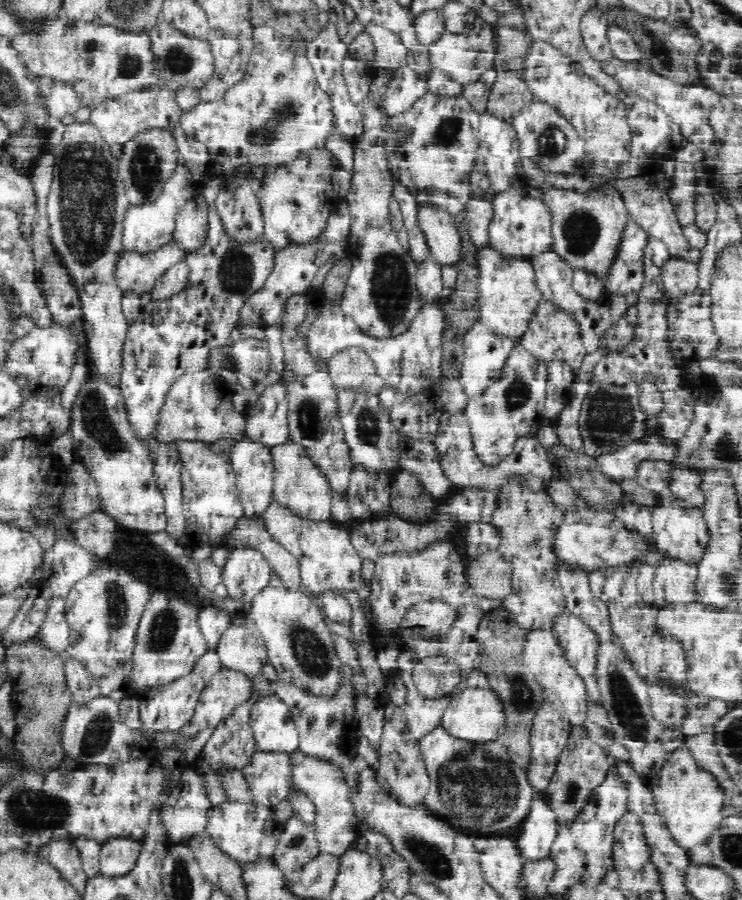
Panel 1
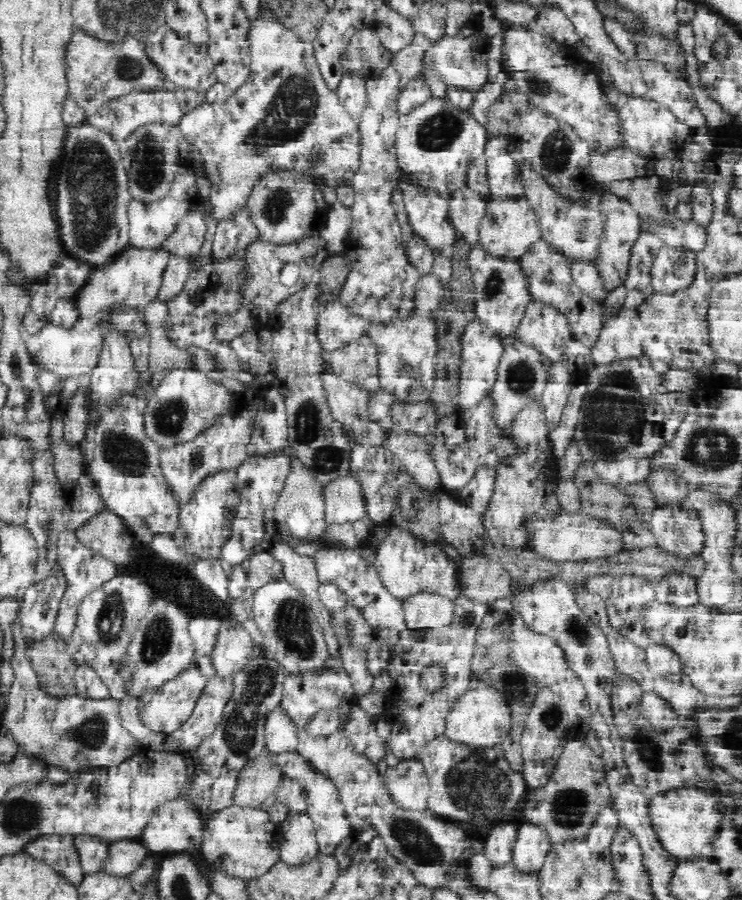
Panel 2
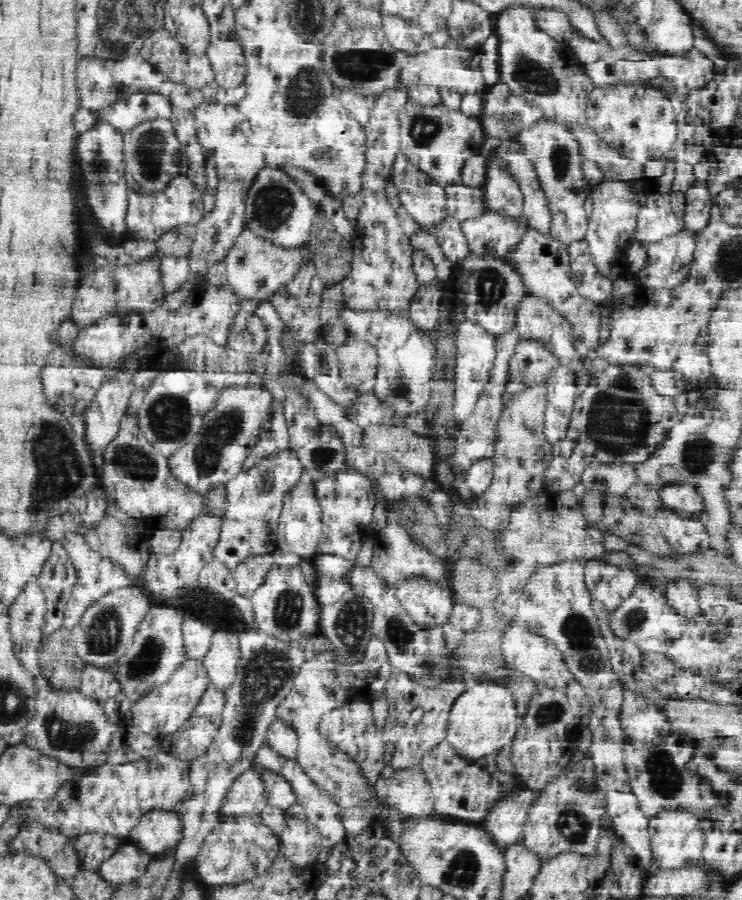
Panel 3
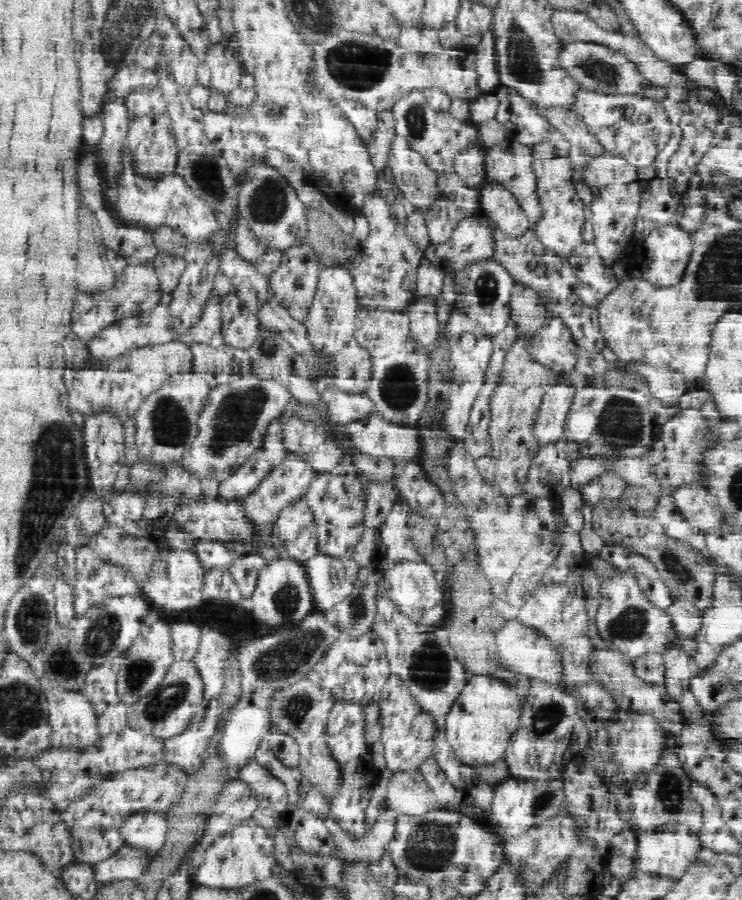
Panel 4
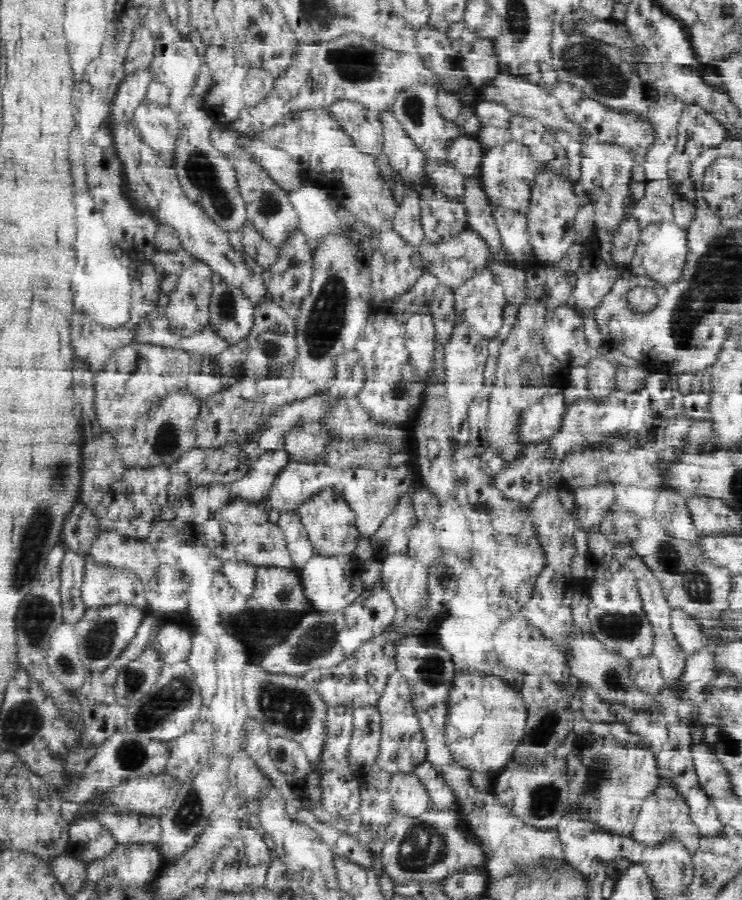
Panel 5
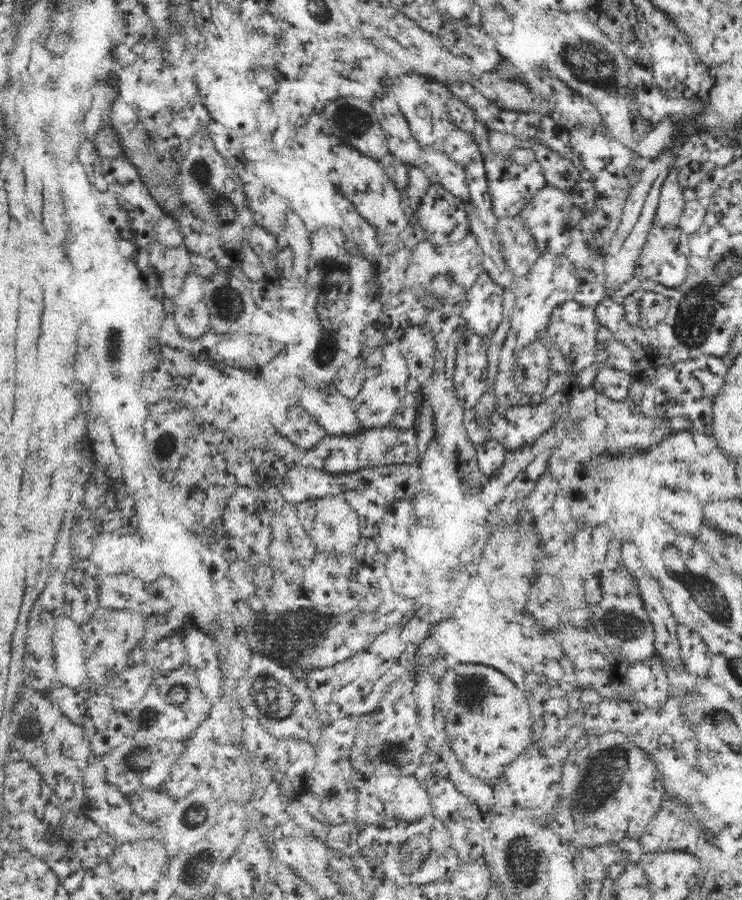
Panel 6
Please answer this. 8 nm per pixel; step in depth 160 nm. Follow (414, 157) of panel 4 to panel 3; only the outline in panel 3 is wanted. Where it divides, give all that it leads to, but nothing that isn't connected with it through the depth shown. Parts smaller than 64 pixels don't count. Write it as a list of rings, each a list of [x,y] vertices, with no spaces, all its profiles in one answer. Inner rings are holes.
[[[401,151],[394,157],[391,180],[399,190],[407,213],[420,227],[432,231],[433,224],[447,215],[445,189],[430,180],[418,166],[410,164],[408,157]]]

